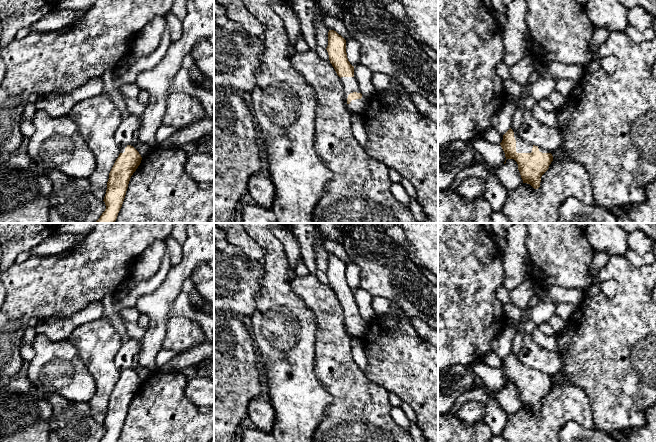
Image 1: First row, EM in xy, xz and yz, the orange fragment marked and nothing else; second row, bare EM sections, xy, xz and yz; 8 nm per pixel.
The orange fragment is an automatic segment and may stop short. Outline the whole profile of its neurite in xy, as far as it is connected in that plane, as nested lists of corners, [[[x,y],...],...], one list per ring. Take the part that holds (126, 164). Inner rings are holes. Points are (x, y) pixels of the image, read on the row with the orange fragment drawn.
[[[187,0],[182,36],[172,41],[166,55],[152,69],[138,74],[135,83],[149,92],[147,106],[140,117],[138,143],[123,146],[107,182],[105,211],[95,223],[115,223],[131,176],[141,163],[138,144],[157,145],[156,132],[167,108],[169,86],[182,68],[182,61],[201,39],[214,36],[214,0]]]

